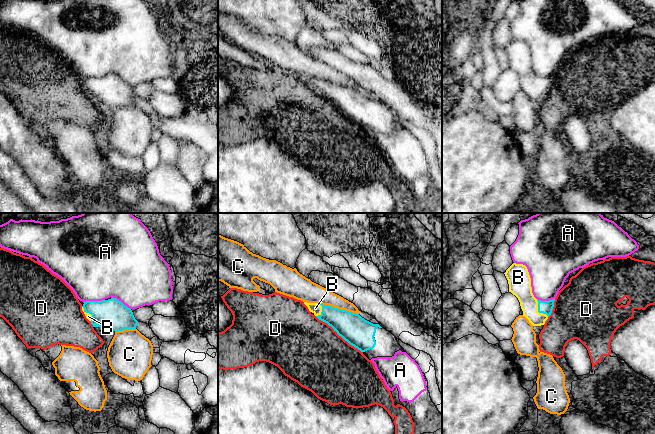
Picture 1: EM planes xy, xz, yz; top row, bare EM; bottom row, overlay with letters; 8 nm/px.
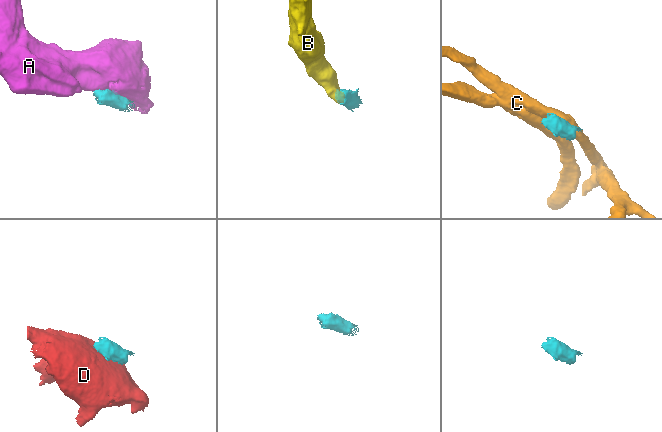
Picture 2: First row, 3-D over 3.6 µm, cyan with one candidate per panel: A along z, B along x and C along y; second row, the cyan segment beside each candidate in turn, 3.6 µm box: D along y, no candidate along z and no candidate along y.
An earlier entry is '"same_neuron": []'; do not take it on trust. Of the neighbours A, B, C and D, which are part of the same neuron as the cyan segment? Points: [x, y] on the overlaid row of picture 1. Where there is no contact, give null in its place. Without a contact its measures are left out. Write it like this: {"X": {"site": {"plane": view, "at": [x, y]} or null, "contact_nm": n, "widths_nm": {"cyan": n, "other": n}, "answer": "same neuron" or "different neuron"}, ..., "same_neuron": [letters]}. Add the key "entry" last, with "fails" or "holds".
{"A": {"site": {"plane": "xy", "at": [93, 301]}, "contact_nm": 180, "widths_nm": {"cyan": 240, "other": 480}, "answer": "different neuron"}, "B": {"site": {"plane": "yz", "at": [538, 310]}, "contact_nm": 170, "widths_nm": {"cyan": 110, "other": 180}, "answer": "same neuron"}, "C": {"site": {"plane": "xz", "at": [339, 309]}, "contact_nm": 320, "widths_nm": {"cyan": 240, "other": 160}, "answer": "different neuron"}, "D": {"site": {"plane": "xz", "at": [339, 335]}, "contact_nm": 480, "widths_nm": {"cyan": 240, "other": 500}, "answer": "different neuron"}, "same_neuron": ["B"], "entry": "fails"}

